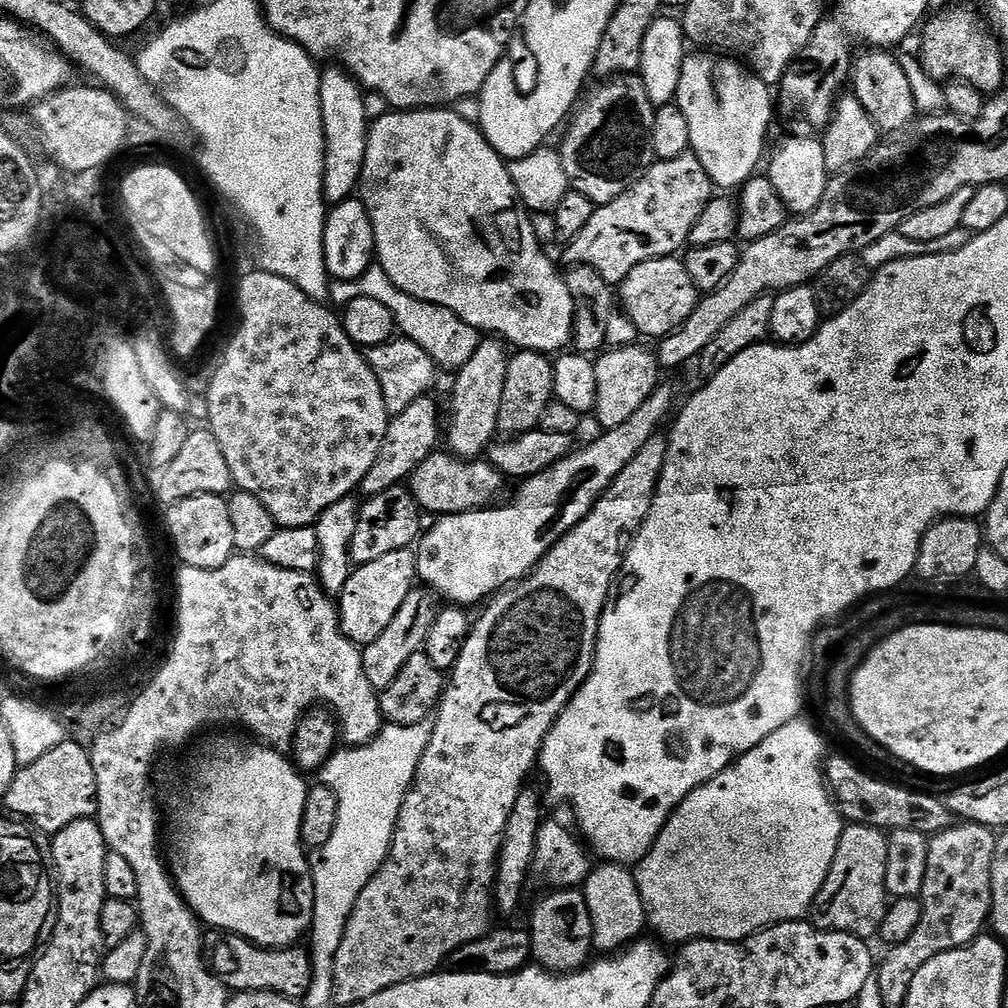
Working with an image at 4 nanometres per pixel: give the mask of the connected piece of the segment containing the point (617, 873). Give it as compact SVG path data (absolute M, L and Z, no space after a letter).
M600 862L593 867L582 885L584 901L590 910L592 946L597 953L612 954L631 945L645 931L644 903L636 885L636 877L623 864Z

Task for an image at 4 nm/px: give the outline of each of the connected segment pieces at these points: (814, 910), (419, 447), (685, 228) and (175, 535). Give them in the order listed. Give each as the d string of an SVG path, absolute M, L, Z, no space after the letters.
M849 823L838 842L830 874L810 909L810 923L823 932L845 932L871 941L890 916L890 897L886 890L887 835L868 824Z
M431 395L418 398L402 410L402 414L391 417L388 421L386 438L382 438L382 450L378 450L378 458L374 458L374 466L366 474L366 478L360 483L359 491L365 497L374 494L382 494L382 490L403 485L411 477L413 470L426 458L431 452L437 451L438 444L436 439L441 439L442 422L440 426L440 408L432 401Z
M685 154L676 160L661 160L653 163L641 180L634 182L628 190L618 198L614 198L609 204L597 207L596 212L590 218L586 230L571 241L573 261L576 264L589 264L596 268L598 274L610 285L618 286L642 262L650 262L659 256L671 256L679 253L680 247L688 244L688 235L698 222L698 218L704 213L704 207L714 195L714 185L702 162L695 155Z
M202 494L201 496L191 496L185 500L180 500L176 504L167 505L168 512L168 536L172 539L172 544L176 547L176 552L180 555L180 564L189 568L205 568L214 570L226 566L226 562L232 559L237 551L236 540L238 534L234 530L234 522L230 522L229 501L223 495Z

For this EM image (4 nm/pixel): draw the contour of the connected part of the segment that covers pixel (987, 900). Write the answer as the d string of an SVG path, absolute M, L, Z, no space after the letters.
M960 822L951 828L942 829L929 839L926 882L922 882L922 890L918 897L920 905L916 925L913 926L912 933L896 942L900 944L894 945L889 950L888 957L878 964L877 980L884 1001L903 1002L908 997L914 976L922 966L926 966L926 962L930 962L930 958L955 948L964 948L985 931L992 914L992 863L996 838L997 833L993 829L983 828L980 824L971 822Z

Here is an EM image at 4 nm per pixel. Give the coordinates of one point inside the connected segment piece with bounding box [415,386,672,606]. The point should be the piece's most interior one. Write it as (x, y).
(469, 557)

